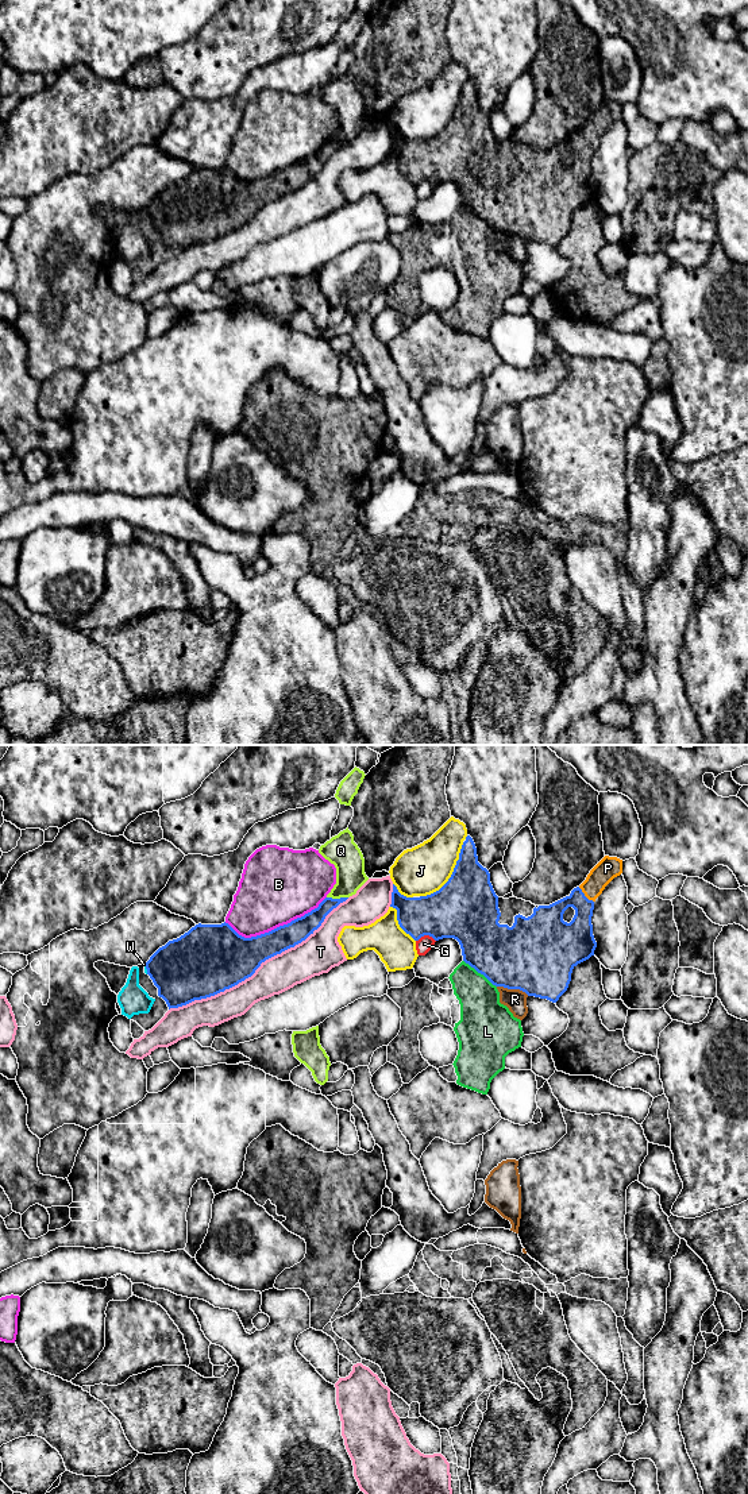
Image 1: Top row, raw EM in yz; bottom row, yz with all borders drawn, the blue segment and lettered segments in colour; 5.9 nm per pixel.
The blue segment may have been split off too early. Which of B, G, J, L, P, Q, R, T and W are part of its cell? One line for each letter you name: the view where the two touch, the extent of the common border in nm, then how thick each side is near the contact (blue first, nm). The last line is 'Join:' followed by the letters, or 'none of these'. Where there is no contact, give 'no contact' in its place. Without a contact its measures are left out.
P: contact in yz; length 130 nm; calibres 190 and 140 nm
Join: P

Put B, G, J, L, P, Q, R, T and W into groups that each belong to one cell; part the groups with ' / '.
B / G / J W / L / P / Q / R / T

